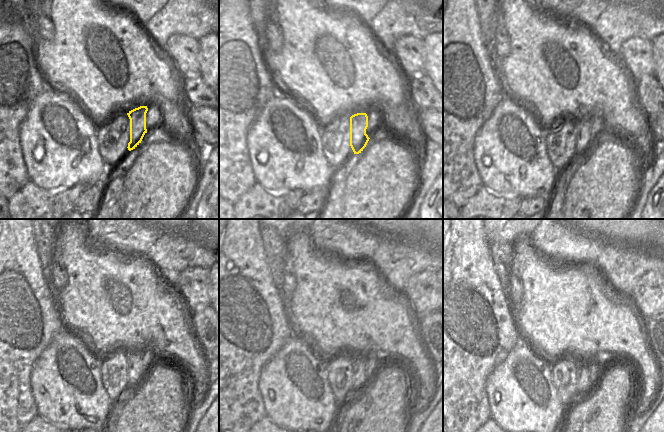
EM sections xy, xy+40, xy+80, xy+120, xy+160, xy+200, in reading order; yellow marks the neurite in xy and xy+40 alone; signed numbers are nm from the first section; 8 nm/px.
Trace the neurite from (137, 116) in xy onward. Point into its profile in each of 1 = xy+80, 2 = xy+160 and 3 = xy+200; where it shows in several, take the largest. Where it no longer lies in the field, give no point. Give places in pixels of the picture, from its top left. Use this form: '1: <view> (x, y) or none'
1: xy+80 (585, 141)
2: xy+160 (363, 370)
3: xy+200 (586, 375)

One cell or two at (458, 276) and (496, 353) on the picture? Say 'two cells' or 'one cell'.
one cell

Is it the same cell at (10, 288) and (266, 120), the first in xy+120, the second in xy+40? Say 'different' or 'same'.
different

